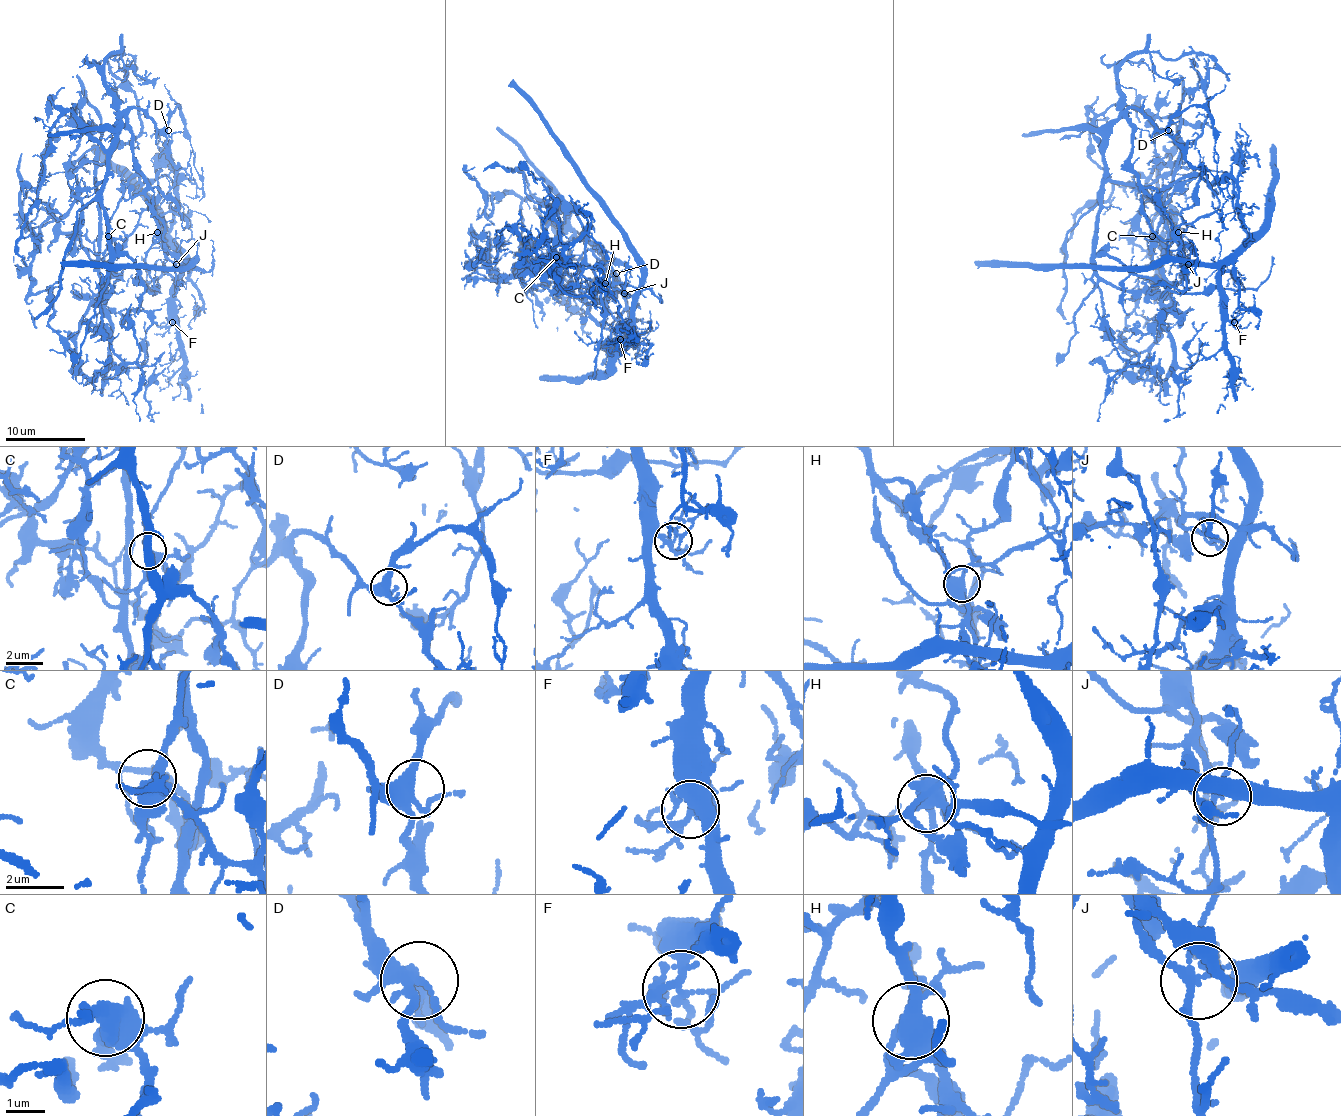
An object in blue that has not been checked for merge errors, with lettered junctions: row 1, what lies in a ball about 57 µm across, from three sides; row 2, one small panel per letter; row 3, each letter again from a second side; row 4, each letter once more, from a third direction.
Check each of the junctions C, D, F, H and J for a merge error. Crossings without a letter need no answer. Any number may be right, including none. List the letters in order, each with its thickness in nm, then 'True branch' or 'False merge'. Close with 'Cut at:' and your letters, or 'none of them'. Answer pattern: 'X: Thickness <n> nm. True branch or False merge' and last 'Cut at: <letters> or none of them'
C: Thickness 480 nm. True branch
D: Thickness 380 nm. True branch
F: Thickness 170 nm. True branch
H: Thickness 480 nm. False merge
J: Thickness 170 nm. False merge
Cut at: H, J

